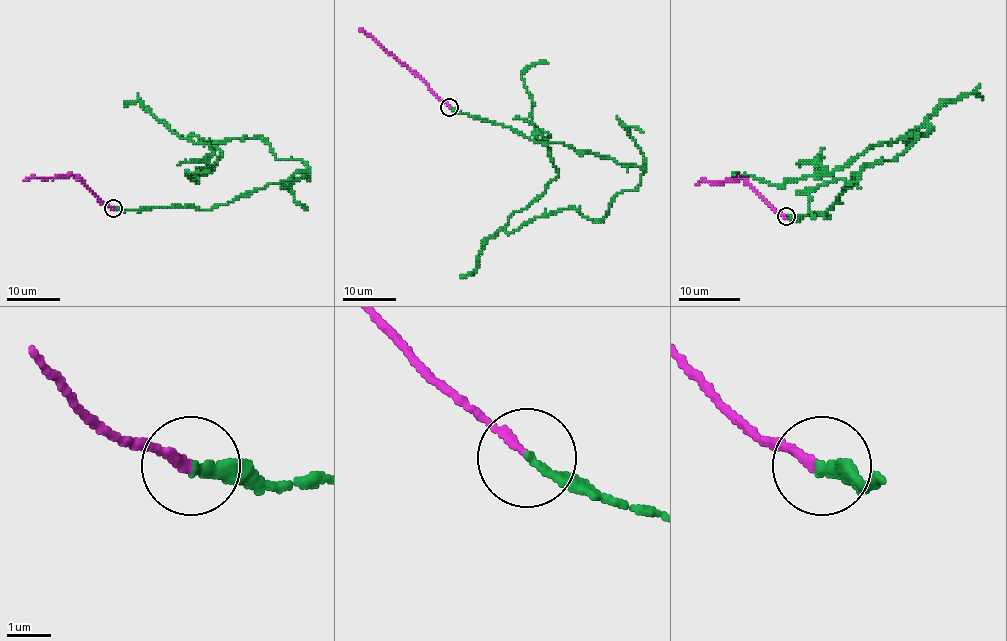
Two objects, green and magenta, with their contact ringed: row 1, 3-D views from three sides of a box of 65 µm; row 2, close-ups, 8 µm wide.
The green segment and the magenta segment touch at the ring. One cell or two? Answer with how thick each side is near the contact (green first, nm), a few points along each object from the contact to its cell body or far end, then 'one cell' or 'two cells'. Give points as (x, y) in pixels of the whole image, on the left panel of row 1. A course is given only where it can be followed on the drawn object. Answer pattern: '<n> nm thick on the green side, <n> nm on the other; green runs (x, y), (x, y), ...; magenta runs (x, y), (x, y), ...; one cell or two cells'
240 nm thick on the green side, 200 nm on the other; green runs (113, 207), (210, 210), (309, 168), (253, 136), (170, 128), (221, 152), (196, 181), (186, 173), (211, 173); magenta runs (113, 207), (106, 206), (74, 176), (28, 177), (23, 181); two cells

